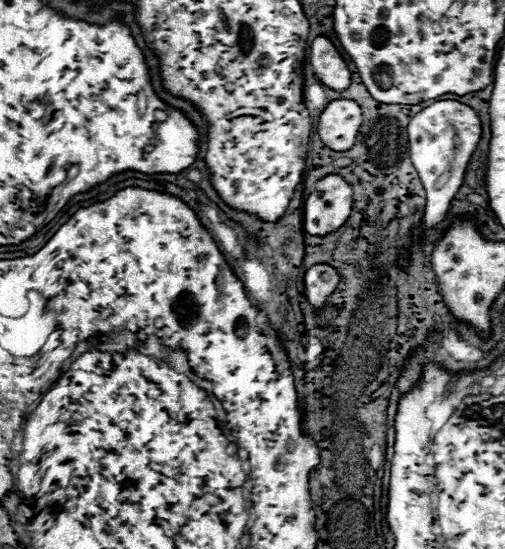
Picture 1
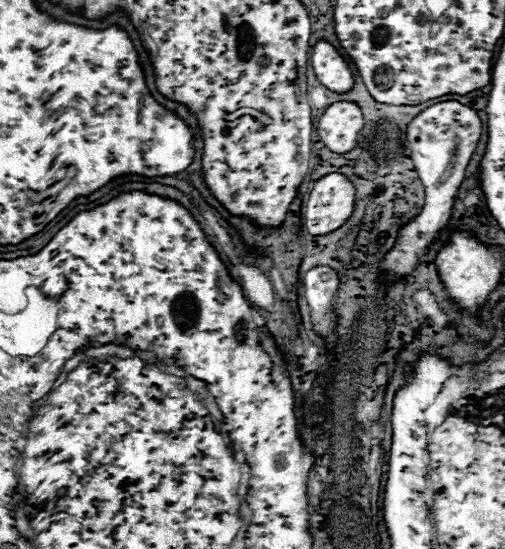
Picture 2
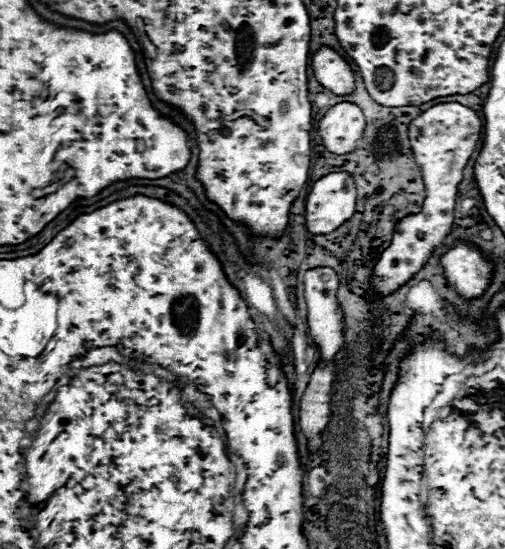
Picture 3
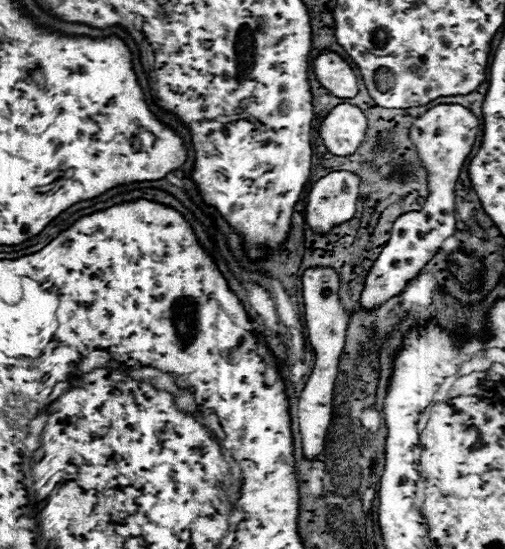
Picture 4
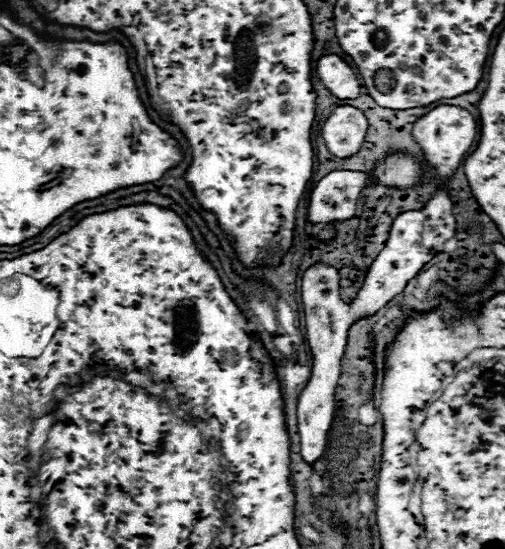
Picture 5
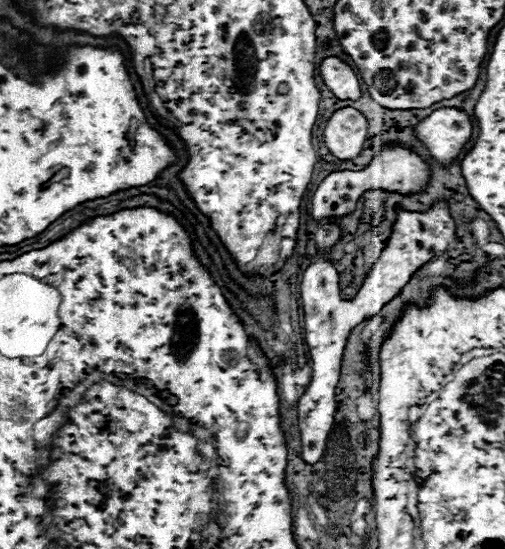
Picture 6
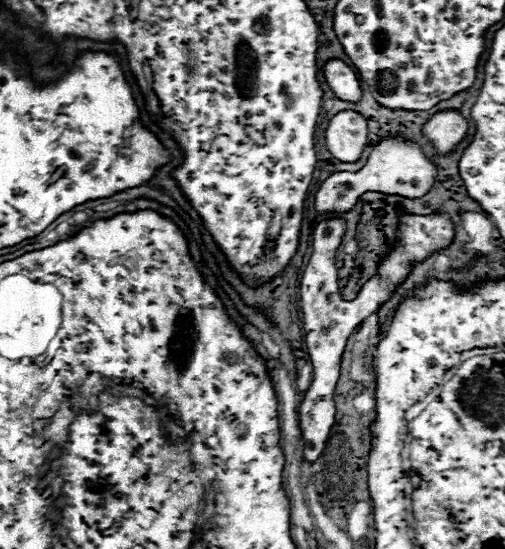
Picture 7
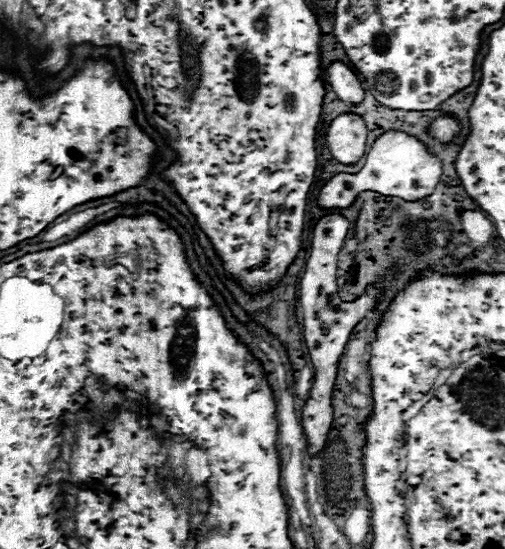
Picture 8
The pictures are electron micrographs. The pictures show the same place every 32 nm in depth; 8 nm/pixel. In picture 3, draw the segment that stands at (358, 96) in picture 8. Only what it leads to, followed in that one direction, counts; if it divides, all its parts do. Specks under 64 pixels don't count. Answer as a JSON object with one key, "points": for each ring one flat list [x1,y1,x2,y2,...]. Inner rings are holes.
{"points":[[320,46,312,54,312,68,316,80,334,94,344,96,348,92,354,92,354,72,350,70,348,62,330,46]]}

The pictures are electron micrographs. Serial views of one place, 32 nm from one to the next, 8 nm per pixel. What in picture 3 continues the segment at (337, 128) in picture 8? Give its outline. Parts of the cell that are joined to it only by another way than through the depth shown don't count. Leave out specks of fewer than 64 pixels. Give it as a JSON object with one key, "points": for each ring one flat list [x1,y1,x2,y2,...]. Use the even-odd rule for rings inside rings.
{"points":[[338,102,320,118,318,134,330,152,348,154,356,150,364,126,366,118,356,104]]}

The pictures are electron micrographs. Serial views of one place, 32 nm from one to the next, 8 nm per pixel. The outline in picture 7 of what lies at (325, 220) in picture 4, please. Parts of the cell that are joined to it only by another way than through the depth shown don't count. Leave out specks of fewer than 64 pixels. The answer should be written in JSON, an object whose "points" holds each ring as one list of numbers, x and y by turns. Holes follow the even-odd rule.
{"points":[[384,138,370,154,368,164,358,172,334,172,328,176,316,196,314,196,314,210,316,214,342,214,354,208,360,194,366,190,384,192,384,194,398,194,404,198,418,198,424,196,436,178,436,166,430,158,420,152,420,146,410,140,402,138]]}

